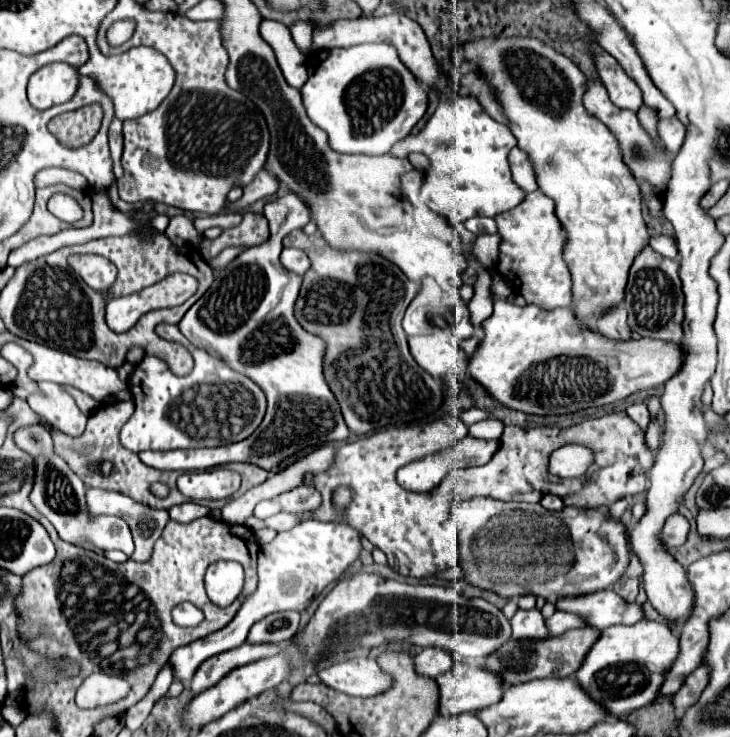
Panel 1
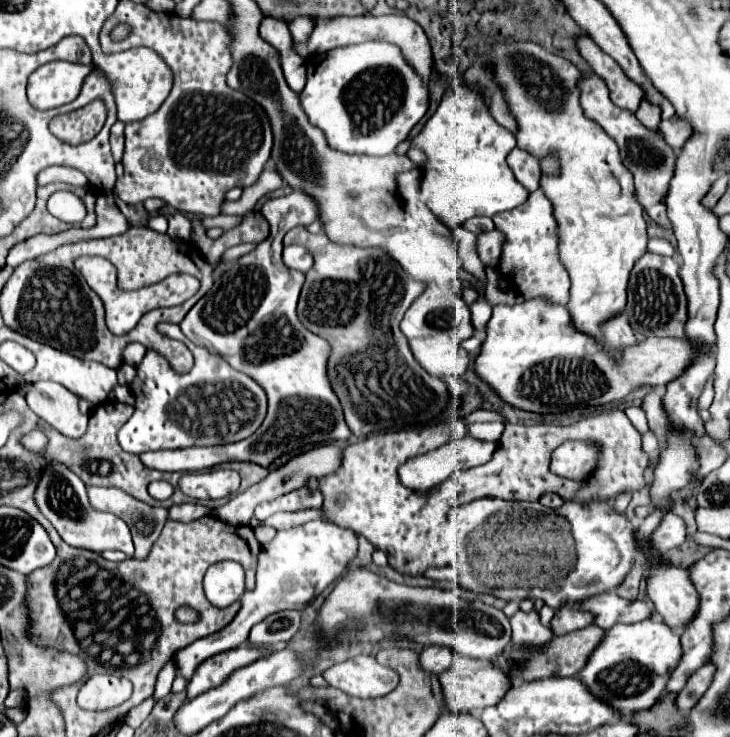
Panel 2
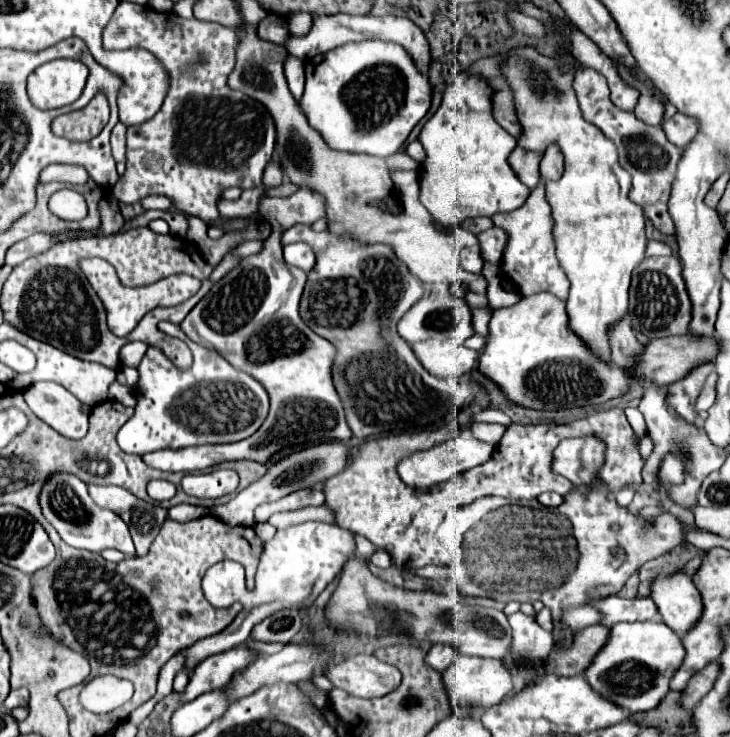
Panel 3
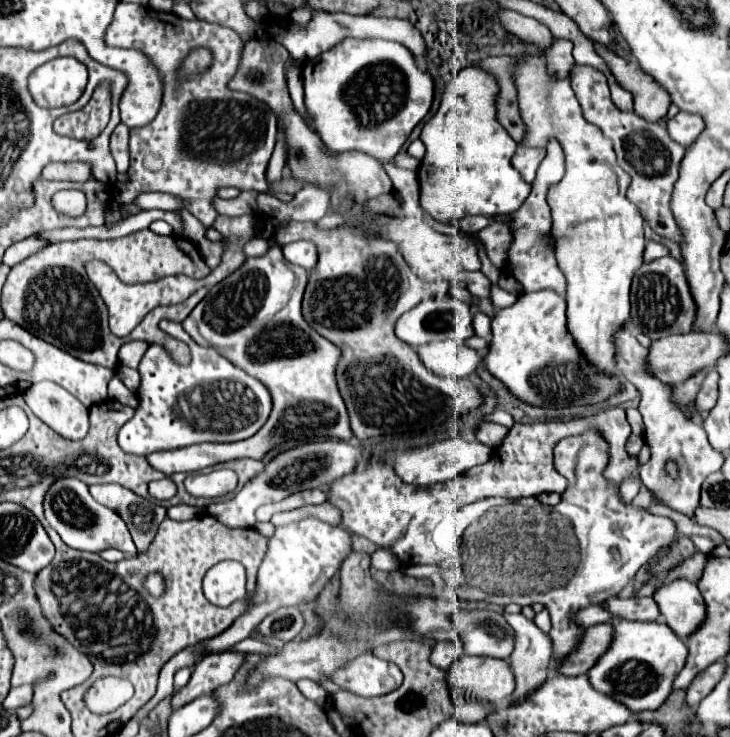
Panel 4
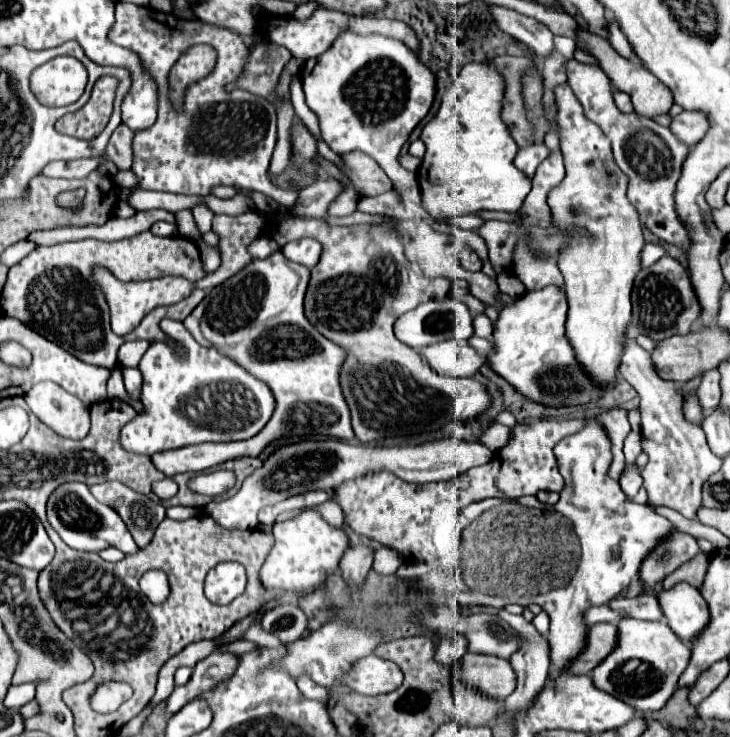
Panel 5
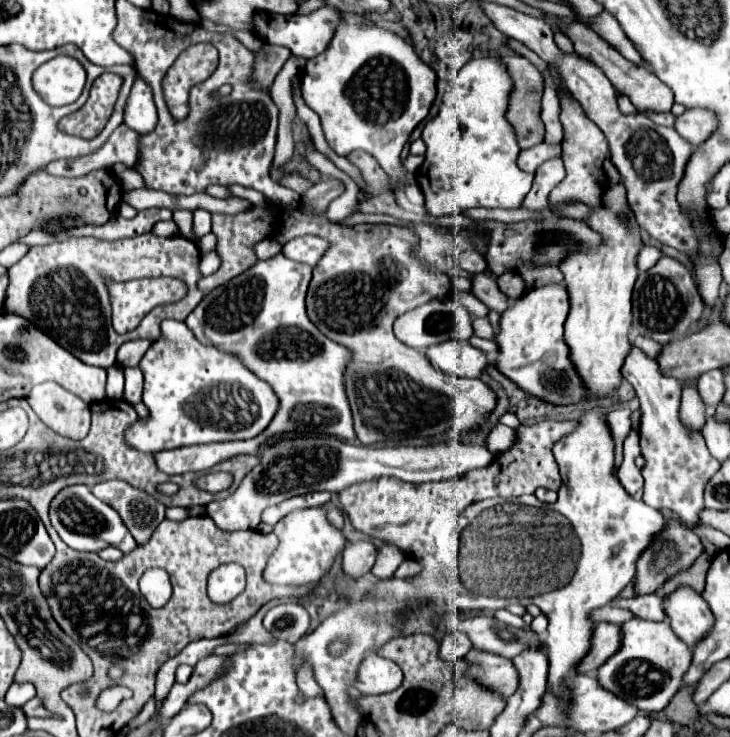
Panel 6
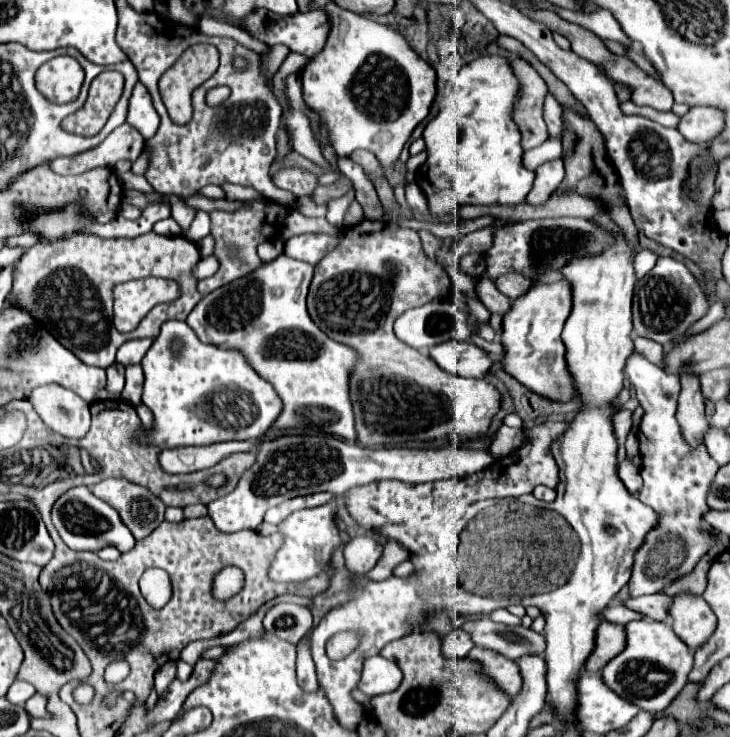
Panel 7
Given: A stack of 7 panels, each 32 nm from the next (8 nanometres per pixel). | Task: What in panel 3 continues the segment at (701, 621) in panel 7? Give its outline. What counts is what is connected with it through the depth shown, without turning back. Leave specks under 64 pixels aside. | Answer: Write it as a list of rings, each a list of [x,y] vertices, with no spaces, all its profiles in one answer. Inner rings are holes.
[[[680,570],[658,576],[650,586],[650,598],[664,624],[680,636],[696,622],[696,616],[700,616],[700,592],[696,592],[690,576]]]

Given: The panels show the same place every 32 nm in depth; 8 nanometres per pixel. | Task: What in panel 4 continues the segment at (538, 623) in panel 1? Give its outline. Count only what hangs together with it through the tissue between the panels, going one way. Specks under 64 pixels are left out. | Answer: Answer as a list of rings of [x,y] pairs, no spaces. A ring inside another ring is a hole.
[[[506,614],[506,620],[514,630],[514,650],[510,660],[516,676],[516,690],[510,696],[510,702],[516,702],[532,692],[532,688],[538,688],[548,676],[548,664],[552,662],[552,640],[524,614]]]

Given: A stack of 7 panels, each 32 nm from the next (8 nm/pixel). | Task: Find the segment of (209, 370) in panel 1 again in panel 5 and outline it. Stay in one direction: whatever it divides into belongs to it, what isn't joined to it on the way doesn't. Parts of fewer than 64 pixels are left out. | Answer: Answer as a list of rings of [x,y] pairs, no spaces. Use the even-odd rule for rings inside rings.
[[[162,320],[160,328],[172,340],[184,344],[188,356],[182,360],[168,344],[150,344],[138,366],[138,370],[142,372],[140,402],[144,408],[122,428],[122,448],[150,456],[154,452],[202,442],[234,442],[256,436],[274,412],[274,396],[268,386],[248,374],[236,362],[216,352],[216,348],[200,346],[182,322]],[[212,388],[222,388],[222,392],[206,392]],[[206,394],[210,394],[210,400],[206,400]]]

